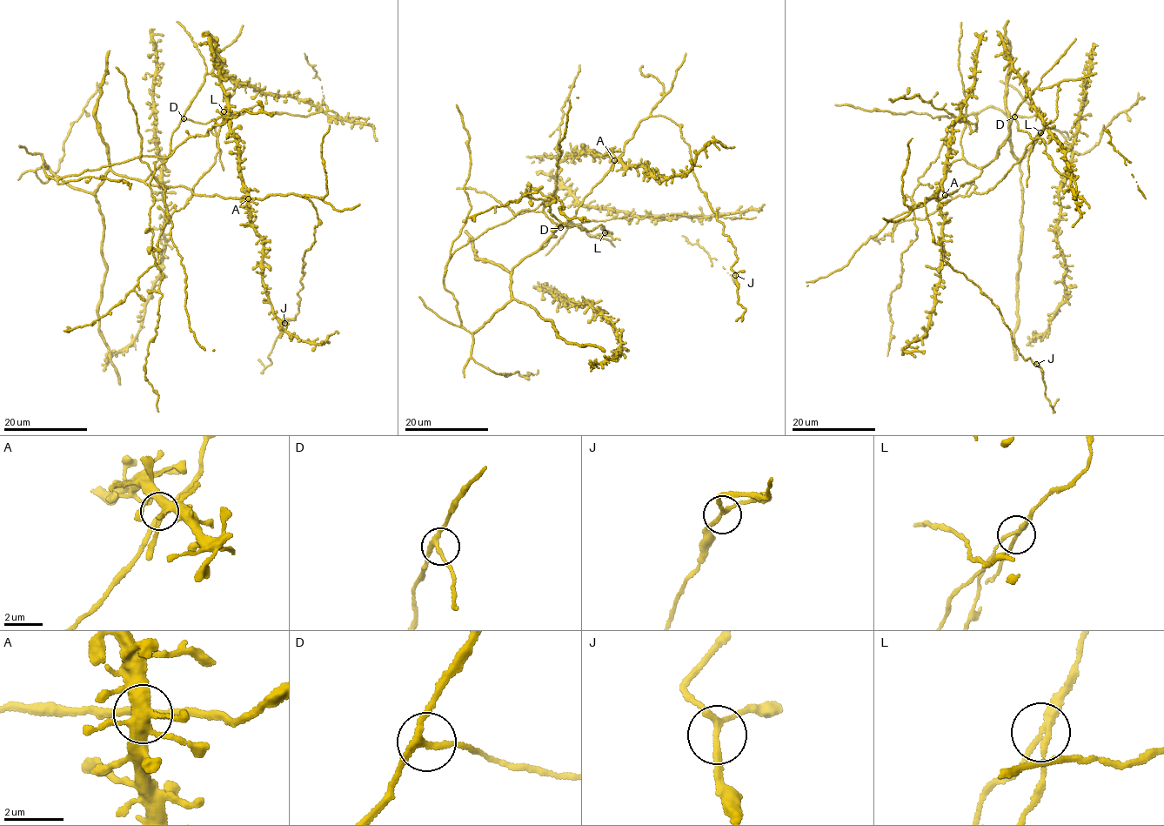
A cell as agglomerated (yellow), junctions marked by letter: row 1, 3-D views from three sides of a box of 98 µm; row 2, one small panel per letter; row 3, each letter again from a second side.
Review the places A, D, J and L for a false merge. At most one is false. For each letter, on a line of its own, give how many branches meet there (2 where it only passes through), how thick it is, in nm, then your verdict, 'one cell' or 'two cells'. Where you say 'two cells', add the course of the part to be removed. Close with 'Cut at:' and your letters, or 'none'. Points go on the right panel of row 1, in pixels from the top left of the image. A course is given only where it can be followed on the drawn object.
A: 3 branches meet; 190 nm thick; one cell
D: 3 branches meet; 190 nm thick; one cell
J: 3 branches meet; 180 nm thick; one cell
L: 3 branches meet; 190 nm thick; two cells; foreign part runs (1040, 132), (1029, 154), (1026, 187)
Cut at: L

